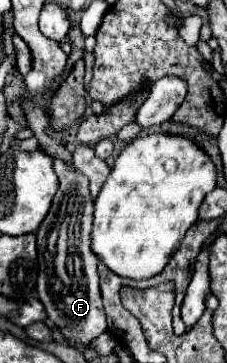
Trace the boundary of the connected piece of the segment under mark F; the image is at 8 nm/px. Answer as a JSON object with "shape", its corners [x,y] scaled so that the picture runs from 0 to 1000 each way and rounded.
{"shape":[[[242,438],[242,477],[260,488],[260,521],[216,576],[216,592],[163,631],[172,691],[172,763],[163,807],[216,879],[278,912],[304,939],[392,950],[427,923],[471,906],[463,857],[436,807],[427,713],[401,691],[401,614],[410,554],[392,537],[392,493],[330,471],[322,455]]]}

